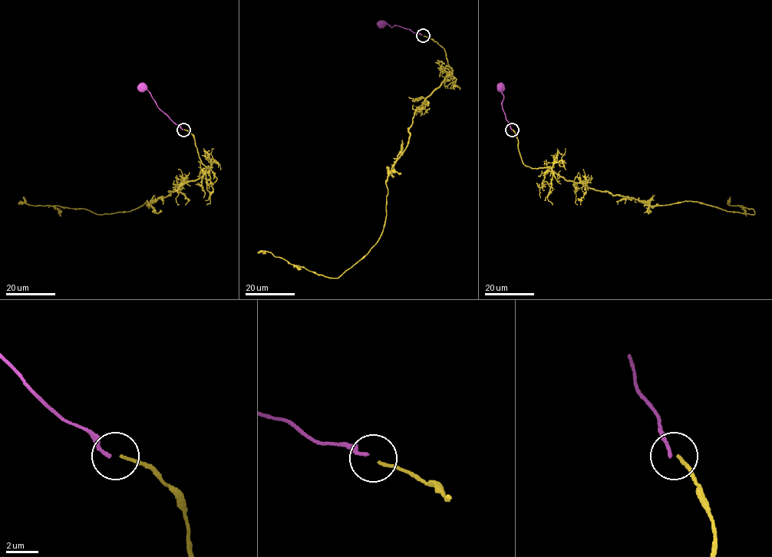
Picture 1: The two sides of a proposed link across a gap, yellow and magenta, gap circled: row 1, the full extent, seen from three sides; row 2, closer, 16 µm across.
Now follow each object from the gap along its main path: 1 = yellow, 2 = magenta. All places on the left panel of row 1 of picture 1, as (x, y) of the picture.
1: (184, 130), (193, 136), (201, 163), (212, 167), (149, 205), (146, 201), (128, 212), (98, 214), (18, 204)
2: (183, 130), (157, 106), (147, 90), (141, 87)

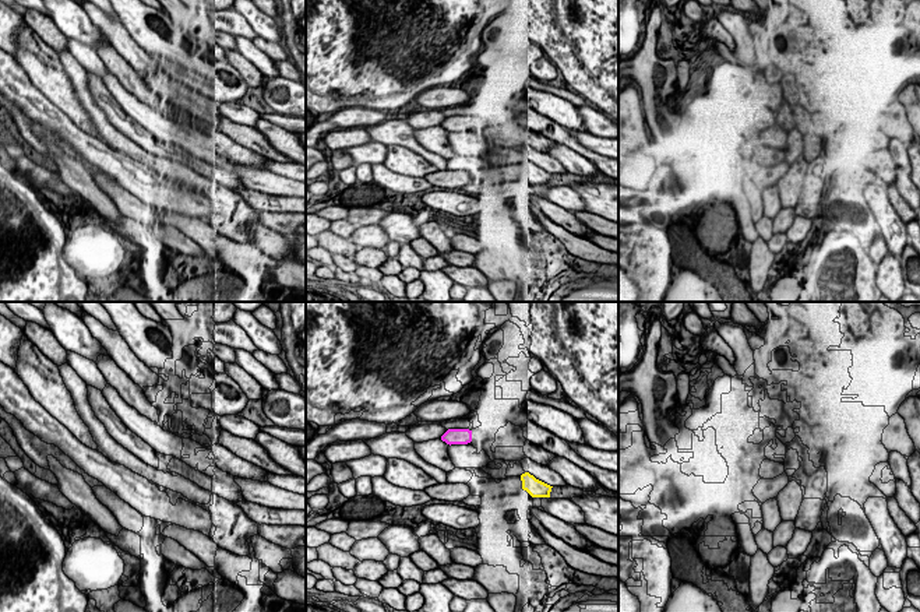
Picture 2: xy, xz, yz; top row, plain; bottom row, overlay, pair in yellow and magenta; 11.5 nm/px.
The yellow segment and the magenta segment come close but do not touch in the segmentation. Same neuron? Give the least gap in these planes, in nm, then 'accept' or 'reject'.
700 nm | reject

